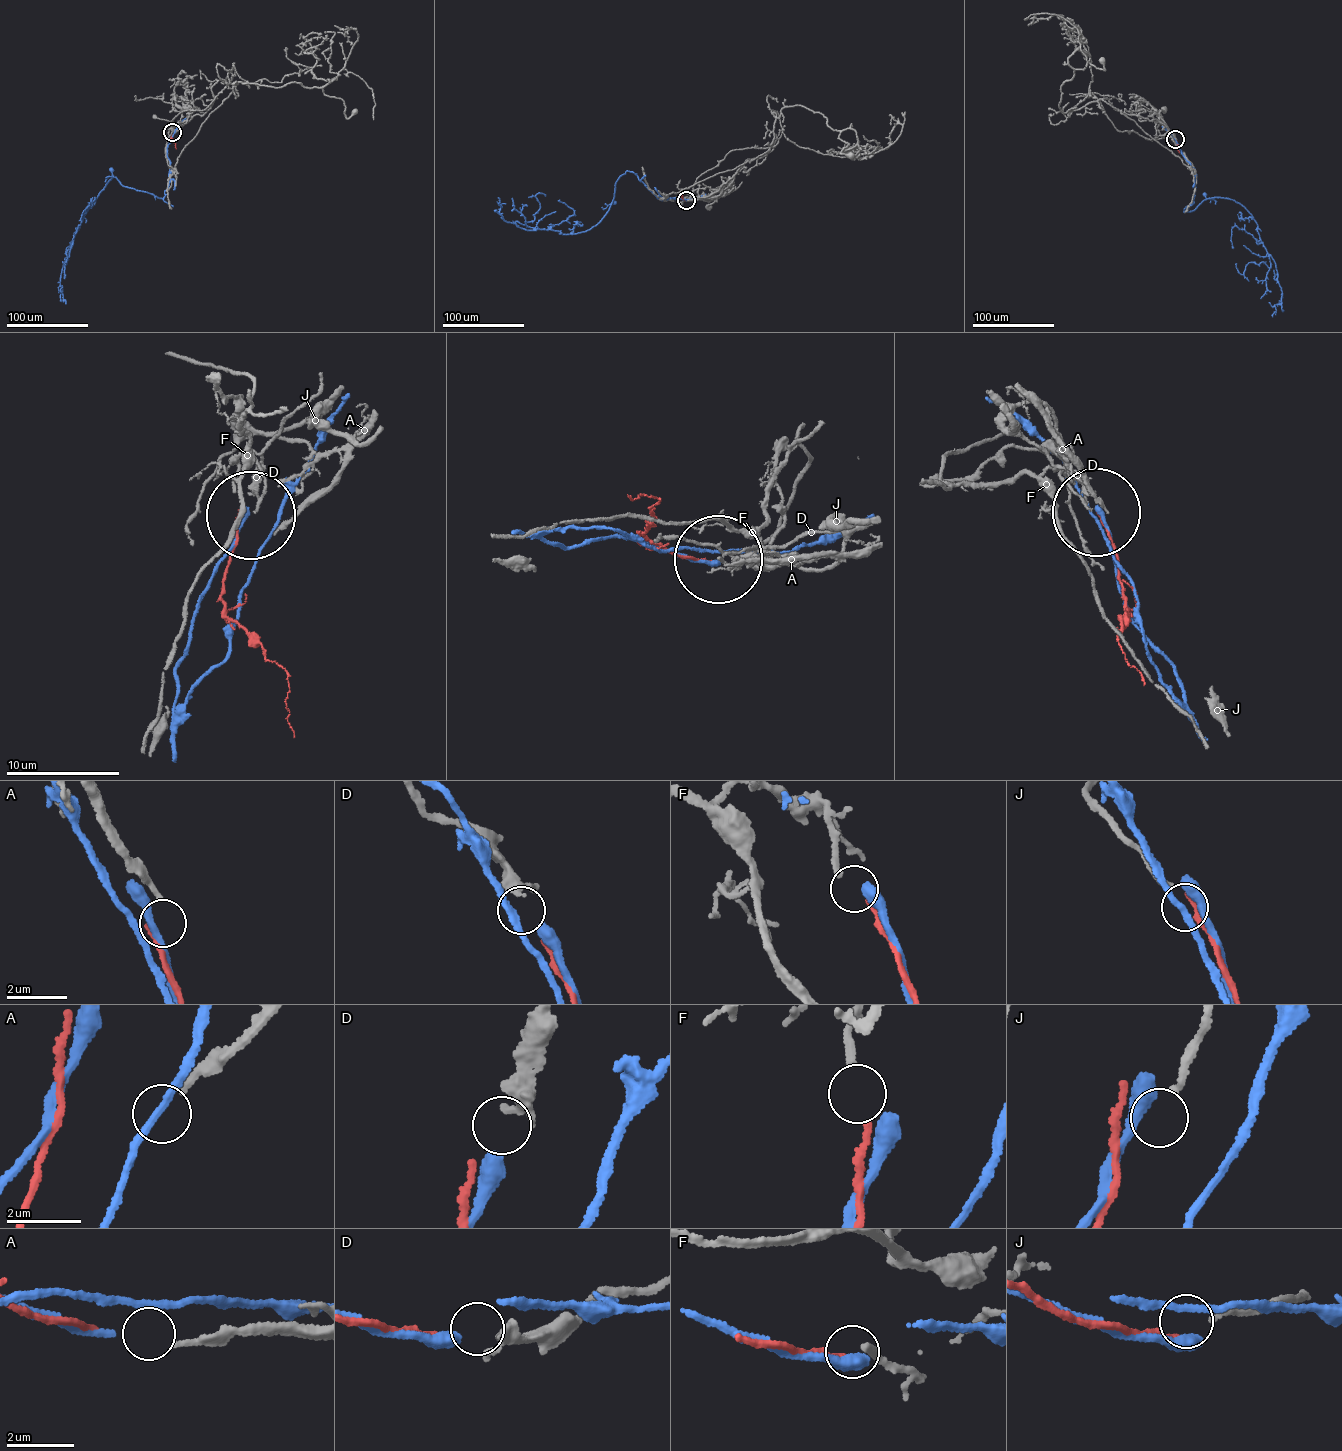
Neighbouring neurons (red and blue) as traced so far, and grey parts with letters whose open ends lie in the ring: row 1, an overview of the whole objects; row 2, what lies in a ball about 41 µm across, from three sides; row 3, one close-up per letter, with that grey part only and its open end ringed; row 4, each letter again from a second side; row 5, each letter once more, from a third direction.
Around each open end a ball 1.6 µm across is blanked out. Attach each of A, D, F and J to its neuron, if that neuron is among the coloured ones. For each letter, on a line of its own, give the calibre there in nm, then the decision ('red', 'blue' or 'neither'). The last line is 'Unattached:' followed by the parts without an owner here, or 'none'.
A: calibre 190 nm; neither
D: calibre 380 nm; blue
F: calibre 200 nm; red
J: calibre 200 nm; neither
Unattached: A, J

